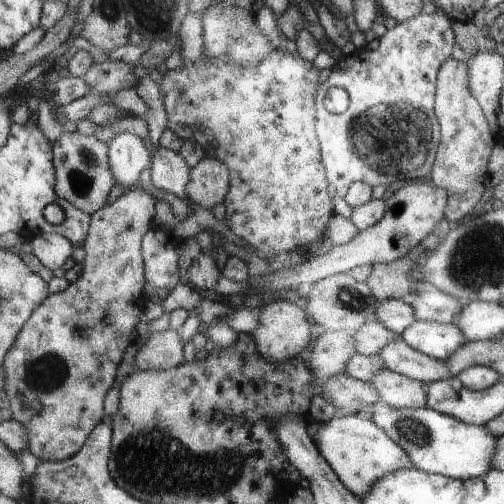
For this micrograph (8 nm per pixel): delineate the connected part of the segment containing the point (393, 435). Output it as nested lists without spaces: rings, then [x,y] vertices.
[[[378,400],[374,404],[364,406],[363,416],[371,419],[376,426],[380,427],[395,443],[406,452],[411,466],[414,469],[432,474],[441,474],[448,478],[462,481],[474,480],[486,476],[493,469],[493,460],[497,456],[498,436],[488,430],[487,425],[474,425],[462,422],[430,408],[394,408]]]

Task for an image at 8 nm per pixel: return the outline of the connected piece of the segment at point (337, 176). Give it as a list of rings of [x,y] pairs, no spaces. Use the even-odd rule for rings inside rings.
[[[440,11],[430,16],[416,14],[414,18],[388,29],[373,46],[356,49],[337,59],[317,96],[317,128],[318,138],[322,138],[322,162],[326,164],[326,174],[330,184],[336,187],[337,195],[344,197],[350,184],[356,181],[366,182],[372,187],[379,184],[388,187],[398,180],[426,180],[430,168],[433,168],[434,154],[437,154],[436,148],[441,139],[434,110],[437,74],[442,64],[449,60],[454,42],[457,42],[454,33]],[[332,86],[344,86],[348,90],[350,106],[342,114],[332,114],[324,106],[326,92]]]

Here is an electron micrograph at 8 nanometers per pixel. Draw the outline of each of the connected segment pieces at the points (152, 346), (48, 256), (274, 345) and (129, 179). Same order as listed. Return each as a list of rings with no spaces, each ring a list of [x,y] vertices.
[[[172,328],[151,335],[151,339],[142,346],[135,356],[135,371],[178,368],[186,363],[184,358],[186,338],[182,332]]]
[[[41,234],[32,241],[35,254],[48,268],[58,270],[70,260],[75,249],[75,244],[63,234]]]
[[[282,297],[265,302],[263,307],[258,307],[258,310],[260,314],[258,314],[258,324],[254,330],[253,340],[264,358],[273,363],[280,363],[280,360],[292,358],[304,346],[308,346],[310,342],[308,322],[296,304]]]
[[[120,132],[111,143],[110,160],[117,183],[127,190],[140,185],[144,170],[152,164],[151,144],[134,132]]]

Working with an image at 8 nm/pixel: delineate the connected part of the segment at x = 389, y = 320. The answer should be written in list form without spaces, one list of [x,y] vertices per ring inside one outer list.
[[[408,299],[380,301],[375,319],[382,321],[390,330],[402,334],[417,321],[416,310]]]

